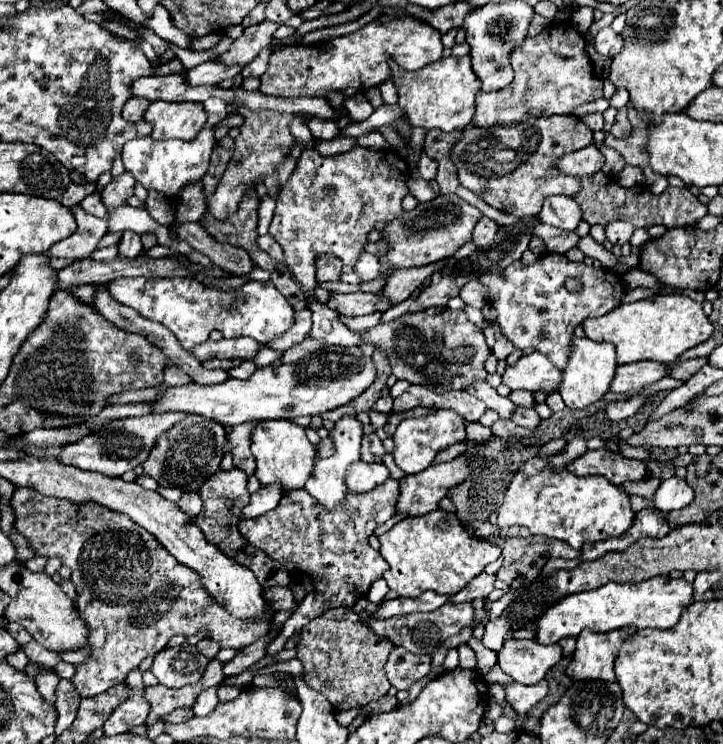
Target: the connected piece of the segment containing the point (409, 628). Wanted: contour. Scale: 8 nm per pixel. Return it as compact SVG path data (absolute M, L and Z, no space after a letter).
M362 598L358 600L358 604L352 608L366 626L370 626L376 634L380 636L386 636L394 642L394 646L402 646L406 648L408 652L414 652L414 654L424 654L424 652L434 652L436 646L440 646L440 642L444 642L446 638L458 634L462 628L470 626L472 620L474 620L474 608L470 602L462 602L462 604L454 604L452 600L448 600L442 608L434 610L434 612L422 612L422 614L406 614L406 616L394 616L394 618L388 618L388 620L374 620L370 614L374 610L374 604L368 600L368 598Z

